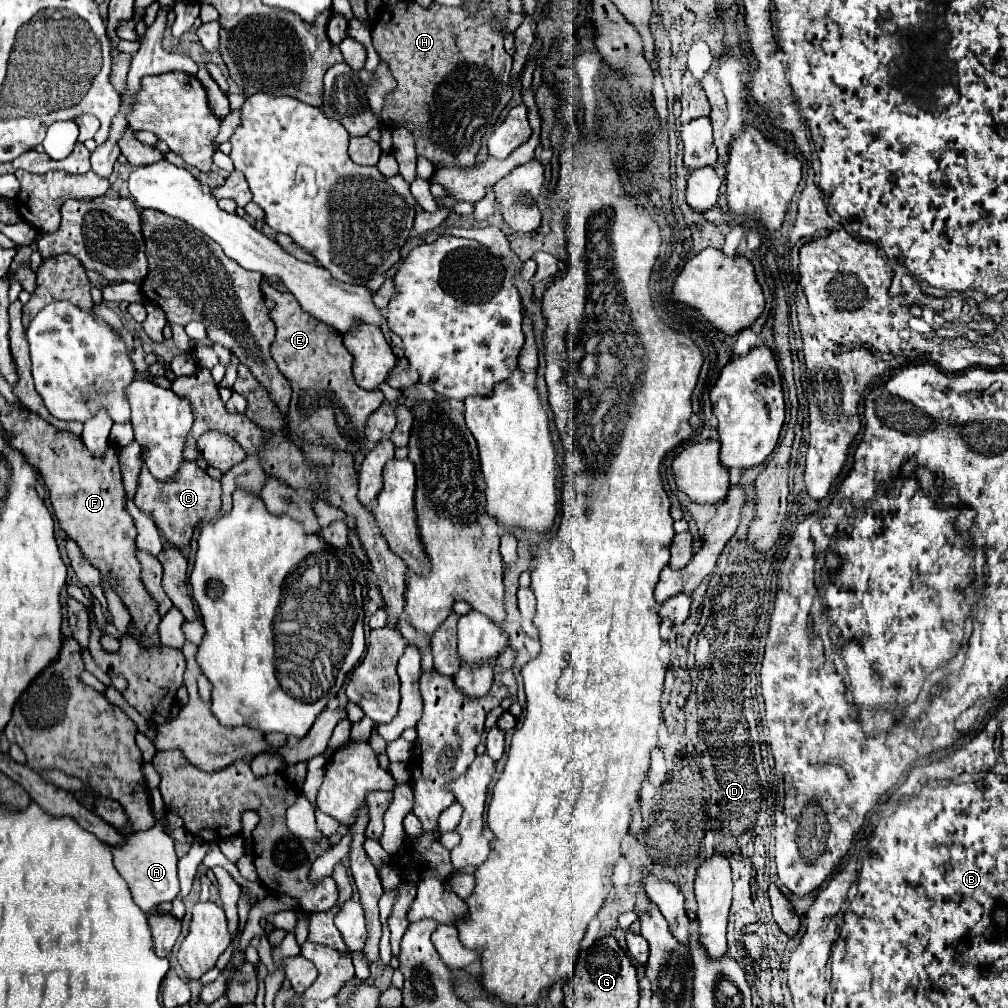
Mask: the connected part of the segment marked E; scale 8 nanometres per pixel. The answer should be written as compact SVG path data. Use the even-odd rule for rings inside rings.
M262 278L260 288L267 298L277 302L271 310L271 320L277 326L271 356L293 388L283 426L285 436L297 446L321 444L349 454L365 450L365 422L383 404L383 392L365 392L355 384L351 372L353 356L343 346L343 336L335 328L319 324L319 320L301 310L291 292L273 290L266 278Z

